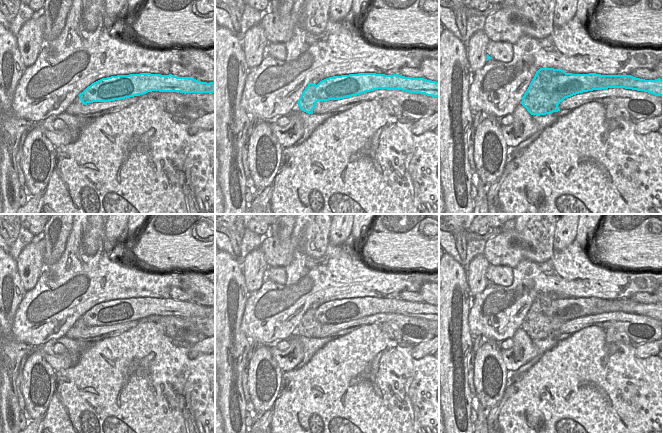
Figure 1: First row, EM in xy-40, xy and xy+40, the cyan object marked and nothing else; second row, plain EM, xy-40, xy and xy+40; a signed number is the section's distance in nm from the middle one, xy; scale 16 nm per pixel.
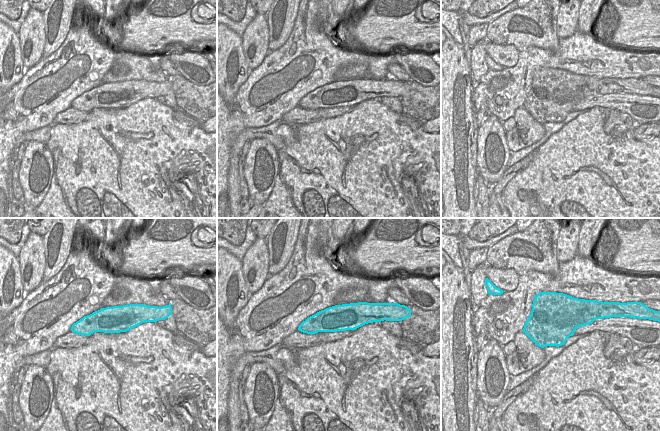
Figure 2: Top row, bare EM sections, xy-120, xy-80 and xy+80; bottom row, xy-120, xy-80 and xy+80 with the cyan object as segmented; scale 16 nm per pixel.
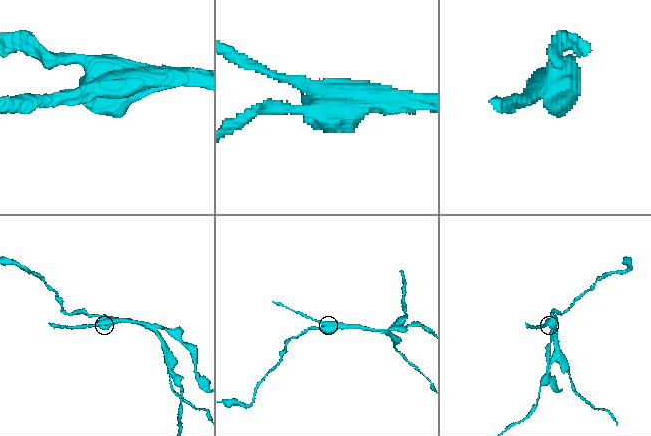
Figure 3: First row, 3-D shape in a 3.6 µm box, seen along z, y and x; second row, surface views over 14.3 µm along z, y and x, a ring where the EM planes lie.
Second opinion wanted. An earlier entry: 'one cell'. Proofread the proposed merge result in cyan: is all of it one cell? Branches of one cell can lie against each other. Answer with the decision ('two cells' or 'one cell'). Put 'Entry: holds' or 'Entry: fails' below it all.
two cells
Entry: fails

